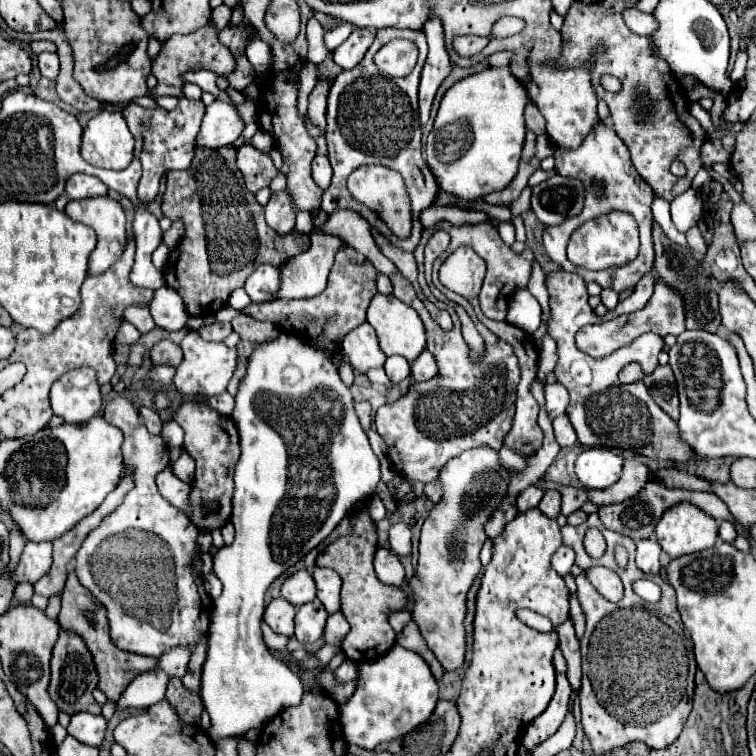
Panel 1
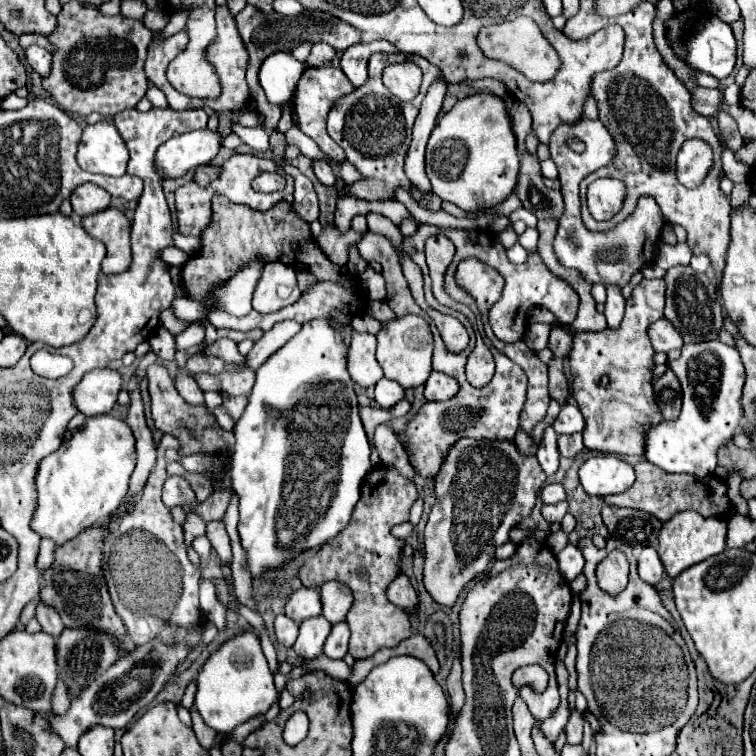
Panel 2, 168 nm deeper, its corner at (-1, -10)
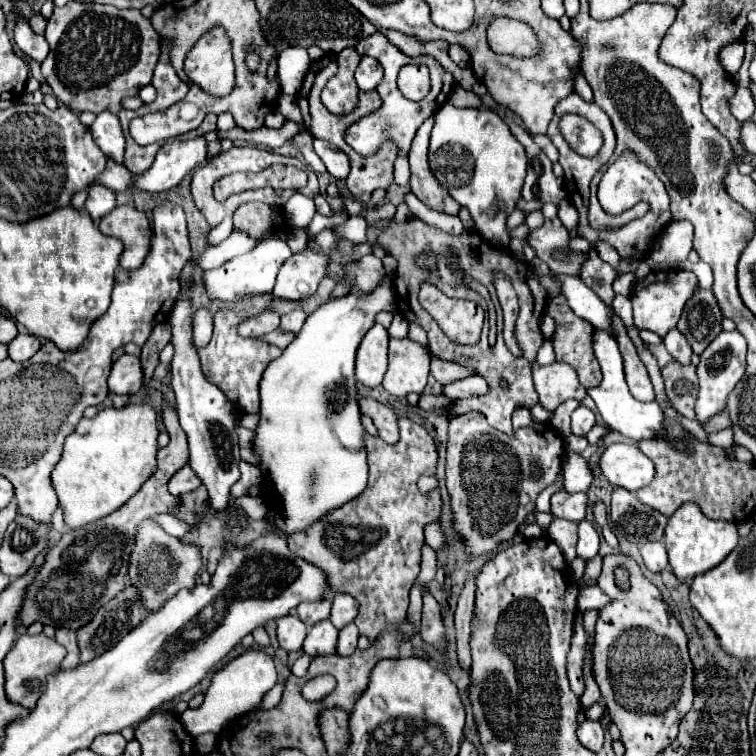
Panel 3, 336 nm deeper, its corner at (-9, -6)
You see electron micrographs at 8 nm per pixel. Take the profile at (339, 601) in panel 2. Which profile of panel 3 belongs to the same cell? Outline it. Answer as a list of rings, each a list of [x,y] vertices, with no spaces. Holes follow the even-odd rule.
[[[336,594],[334,600],[332,600],[330,622],[340,630],[340,628],[344,628],[346,624],[350,624],[356,618],[356,612],[358,612],[358,604],[356,604],[356,600],[352,596]]]

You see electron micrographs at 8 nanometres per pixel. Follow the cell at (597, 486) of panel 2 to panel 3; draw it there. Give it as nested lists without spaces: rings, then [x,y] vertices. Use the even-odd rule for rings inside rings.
[[[612,444],[600,456],[600,470],[612,486],[636,492],[654,478],[654,464],[632,444]]]

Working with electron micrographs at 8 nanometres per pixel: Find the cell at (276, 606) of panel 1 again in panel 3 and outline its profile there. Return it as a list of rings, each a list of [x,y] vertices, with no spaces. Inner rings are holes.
[[[288,614],[278,620],[278,642],[288,652],[302,650],[306,632],[308,632],[306,624],[296,614]]]

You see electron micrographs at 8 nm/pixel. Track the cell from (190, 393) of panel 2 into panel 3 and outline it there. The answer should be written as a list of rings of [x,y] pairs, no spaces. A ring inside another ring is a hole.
[[[205,308],[197,310],[193,320],[193,345],[196,349],[206,346],[212,337],[213,318]]]

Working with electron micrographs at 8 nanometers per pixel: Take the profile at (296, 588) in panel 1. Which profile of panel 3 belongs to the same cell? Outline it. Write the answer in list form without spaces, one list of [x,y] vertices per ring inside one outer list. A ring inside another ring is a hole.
[[[330,598],[318,602],[304,602],[298,606],[298,616],[306,626],[314,626],[326,618],[330,618]]]

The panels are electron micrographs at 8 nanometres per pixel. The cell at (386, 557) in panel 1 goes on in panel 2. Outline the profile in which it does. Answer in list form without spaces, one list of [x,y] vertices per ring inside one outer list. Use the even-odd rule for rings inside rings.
[[[400,574],[400,576],[390,584],[390,588],[388,588],[388,598],[390,598],[398,608],[402,608],[402,610],[408,612],[408,614],[416,614],[416,612],[418,612],[418,604],[420,604],[418,594],[416,594],[416,590],[412,588],[410,580],[408,580],[404,574]]]

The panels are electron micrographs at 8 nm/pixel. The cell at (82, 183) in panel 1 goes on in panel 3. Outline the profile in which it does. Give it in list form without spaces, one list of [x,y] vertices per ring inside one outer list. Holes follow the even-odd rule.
[[[94,184],[90,190],[88,190],[88,198],[86,198],[86,204],[84,208],[88,210],[88,214],[92,216],[94,222],[98,222],[104,214],[108,214],[112,208],[116,206],[116,194],[102,186],[102,184]]]

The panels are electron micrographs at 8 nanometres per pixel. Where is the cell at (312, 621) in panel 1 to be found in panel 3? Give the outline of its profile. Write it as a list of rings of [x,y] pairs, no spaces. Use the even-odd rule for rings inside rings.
[[[328,622],[314,624],[304,640],[304,652],[310,656],[318,654],[334,654],[336,652],[336,640],[338,640],[338,630]]]

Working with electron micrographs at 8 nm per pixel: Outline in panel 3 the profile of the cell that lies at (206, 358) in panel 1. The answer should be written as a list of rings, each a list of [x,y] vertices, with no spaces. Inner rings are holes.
[[[290,312],[284,318],[280,318],[280,326],[278,328],[282,332],[288,332],[288,334],[298,334],[300,328],[304,326],[304,320],[306,320],[304,312]]]

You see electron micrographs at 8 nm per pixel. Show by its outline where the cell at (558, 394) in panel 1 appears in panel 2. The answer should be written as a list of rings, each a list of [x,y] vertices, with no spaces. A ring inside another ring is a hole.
[[[574,404],[562,406],[562,410],[554,422],[554,430],[558,434],[576,434],[576,432],[582,432],[584,426],[586,426],[584,416]]]

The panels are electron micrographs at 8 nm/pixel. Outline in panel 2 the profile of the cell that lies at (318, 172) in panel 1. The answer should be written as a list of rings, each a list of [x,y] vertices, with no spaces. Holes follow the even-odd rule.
[[[312,160],[312,168],[314,168],[316,178],[318,178],[322,184],[326,184],[326,186],[334,186],[334,184],[336,184],[336,174],[334,174],[330,162]]]

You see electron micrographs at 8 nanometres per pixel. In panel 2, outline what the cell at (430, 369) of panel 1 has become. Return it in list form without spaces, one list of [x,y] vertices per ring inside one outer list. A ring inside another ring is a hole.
[[[432,372],[424,384],[426,400],[436,400],[436,402],[450,400],[452,396],[458,394],[458,390],[460,390],[458,380],[452,376],[446,376],[442,372]]]

